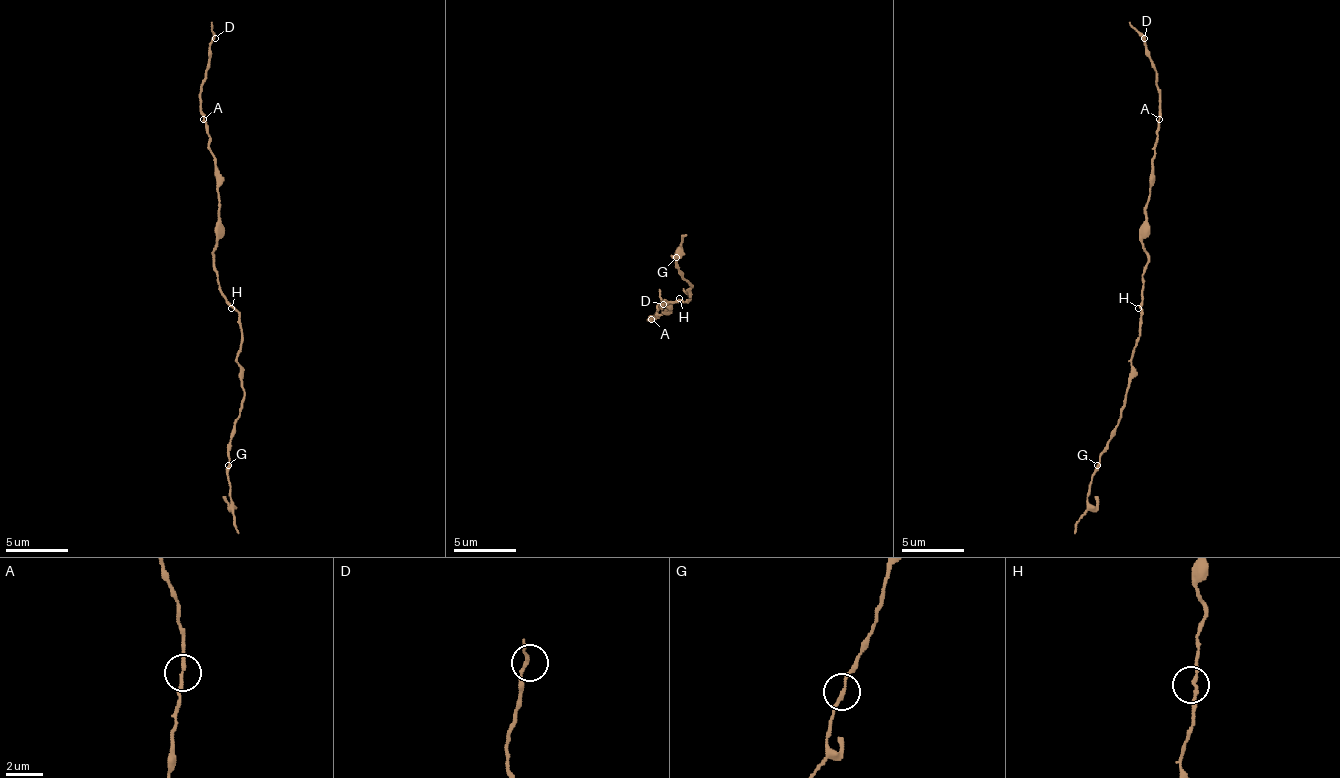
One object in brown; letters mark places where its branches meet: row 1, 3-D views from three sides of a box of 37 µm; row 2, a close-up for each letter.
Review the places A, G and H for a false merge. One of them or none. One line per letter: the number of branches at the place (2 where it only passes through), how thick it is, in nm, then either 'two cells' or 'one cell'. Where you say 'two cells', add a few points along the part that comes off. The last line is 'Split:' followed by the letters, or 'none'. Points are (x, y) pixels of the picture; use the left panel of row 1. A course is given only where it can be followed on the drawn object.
A: 2 | 190 nm | one cell
G: 2 | 170 nm | one cell
H: 2 | 180 nm | one cell
Split: none

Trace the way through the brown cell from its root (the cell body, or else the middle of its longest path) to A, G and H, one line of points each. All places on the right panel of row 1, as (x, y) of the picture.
A: (1144, 286), (1144, 270), (1147, 267), (1144, 204), (1150, 192), (1150, 157), (1160, 120)
G: (1144, 286), (1138, 346), (1132, 355), (1132, 380), (1125, 393), (1122, 418), (1116, 424), (1116, 434), (1097, 465)
H: (1144, 286), (1138, 308)

